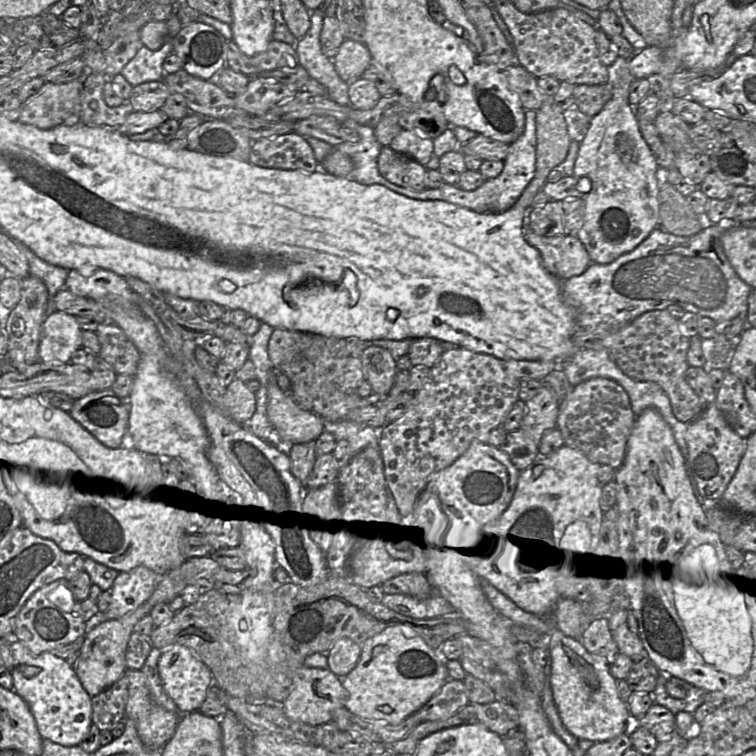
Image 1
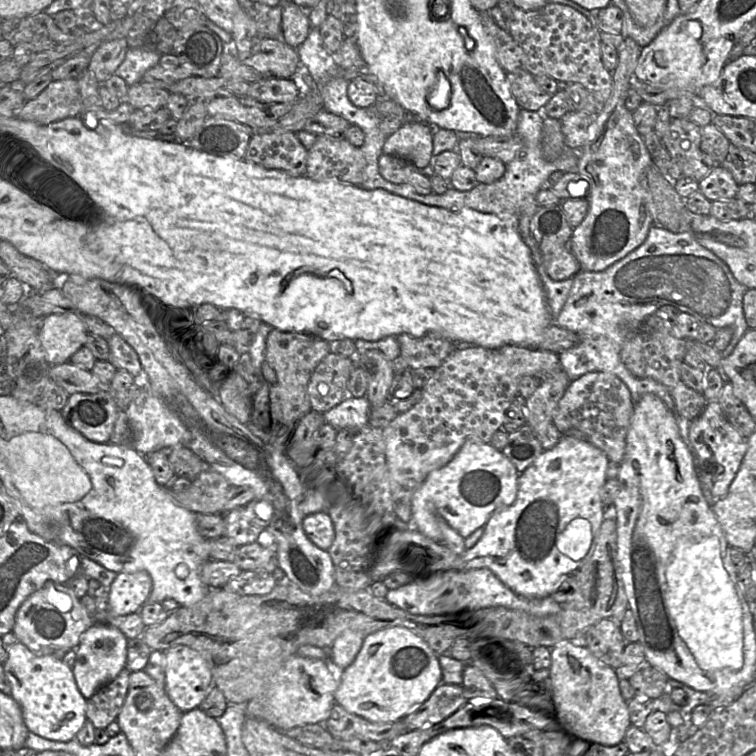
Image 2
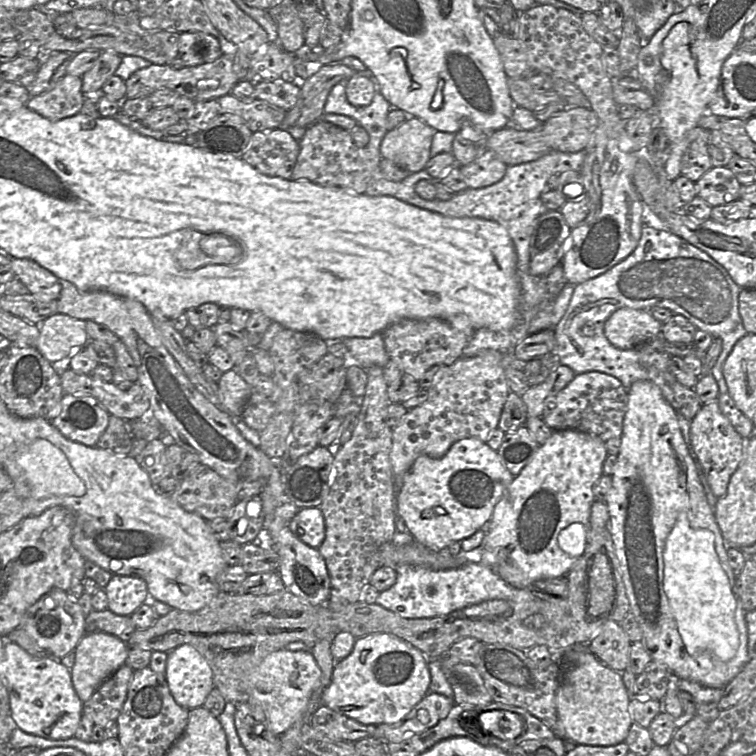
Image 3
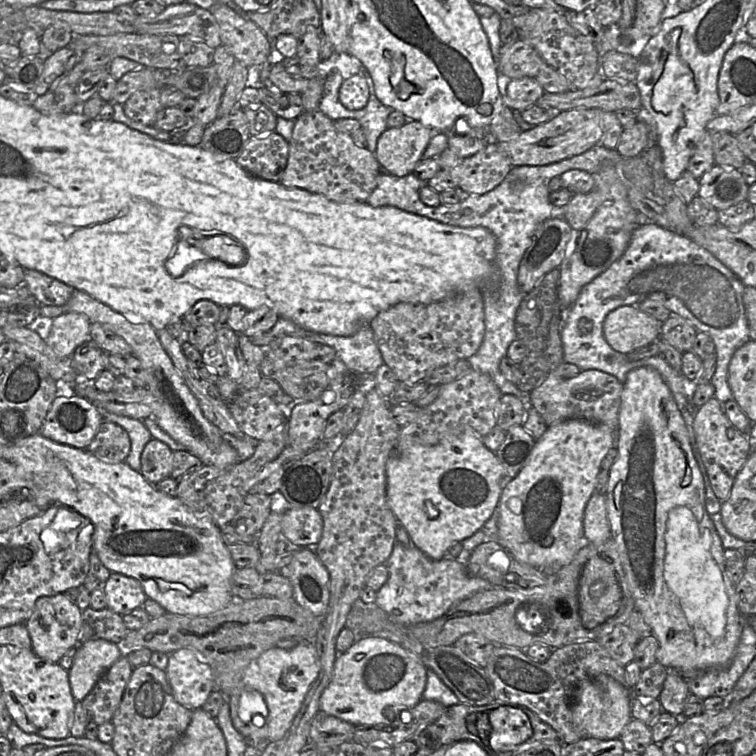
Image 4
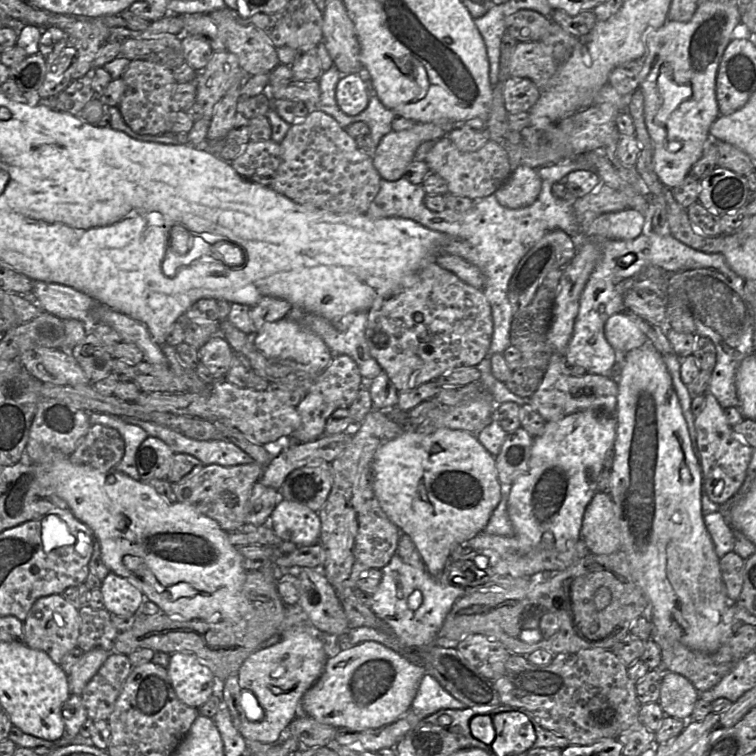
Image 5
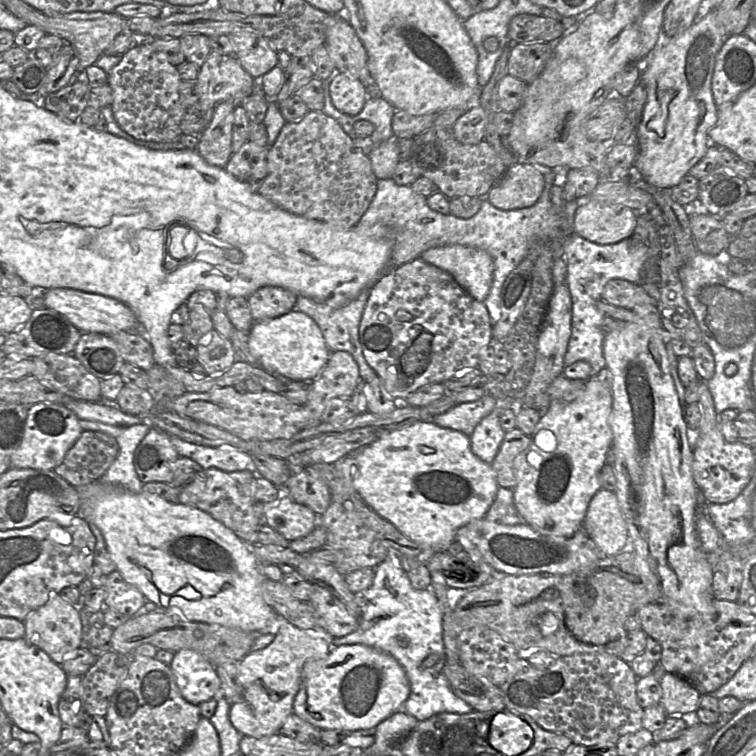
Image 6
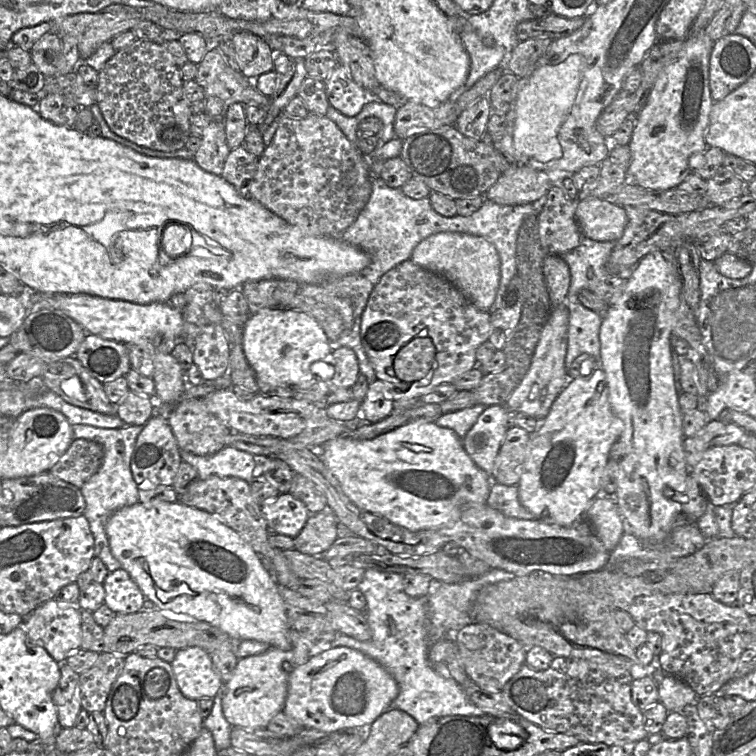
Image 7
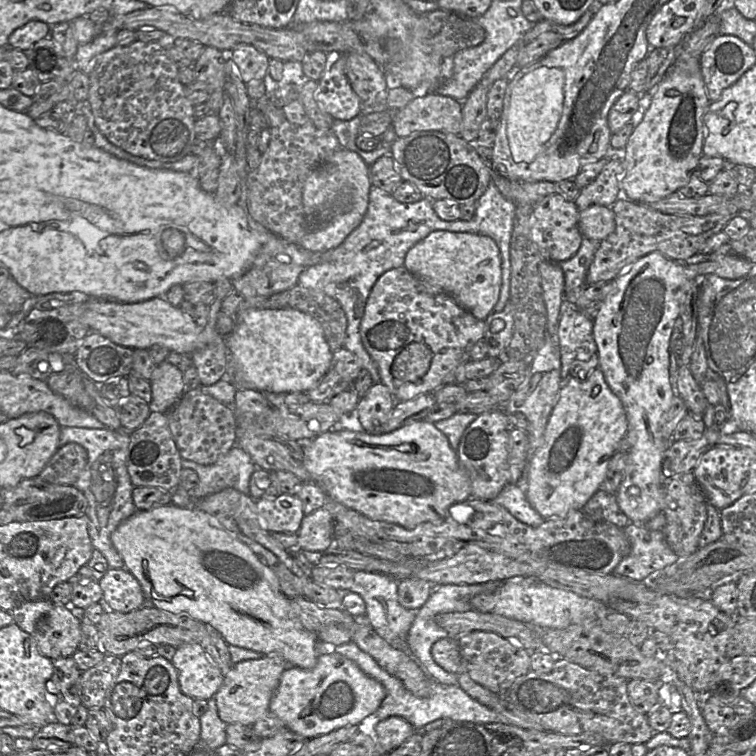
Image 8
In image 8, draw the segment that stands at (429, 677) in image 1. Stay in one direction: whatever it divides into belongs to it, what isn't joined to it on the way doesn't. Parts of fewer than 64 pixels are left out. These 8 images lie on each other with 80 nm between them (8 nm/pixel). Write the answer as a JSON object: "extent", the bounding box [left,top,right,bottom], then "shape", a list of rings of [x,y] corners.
{"extent":[269,649,385,740],"shape":[[[331,649],[320,651],[312,669],[292,665],[286,667],[271,698],[269,712],[274,713],[286,729],[309,740],[345,726],[359,726],[378,709],[385,696],[380,682]]]}

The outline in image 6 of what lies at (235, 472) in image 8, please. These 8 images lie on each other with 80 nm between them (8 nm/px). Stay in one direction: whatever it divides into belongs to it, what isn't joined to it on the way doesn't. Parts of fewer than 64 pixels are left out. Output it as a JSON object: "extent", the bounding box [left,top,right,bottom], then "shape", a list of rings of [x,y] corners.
{"extent":[169,435,256,473],"shape":[[[175,435],[169,436],[178,455],[194,460],[202,469],[217,468],[225,472],[247,470],[256,473],[252,456],[234,446],[203,446],[184,441]]]}

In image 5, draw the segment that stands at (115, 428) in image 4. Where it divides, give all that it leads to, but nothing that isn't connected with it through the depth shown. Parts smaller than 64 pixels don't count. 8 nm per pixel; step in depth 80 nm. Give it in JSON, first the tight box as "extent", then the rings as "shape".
{"extent":[68,424,124,470],"shape":[[[94,424],[68,458],[73,464],[110,470],[121,461],[124,452],[124,440],[116,429]]]}

